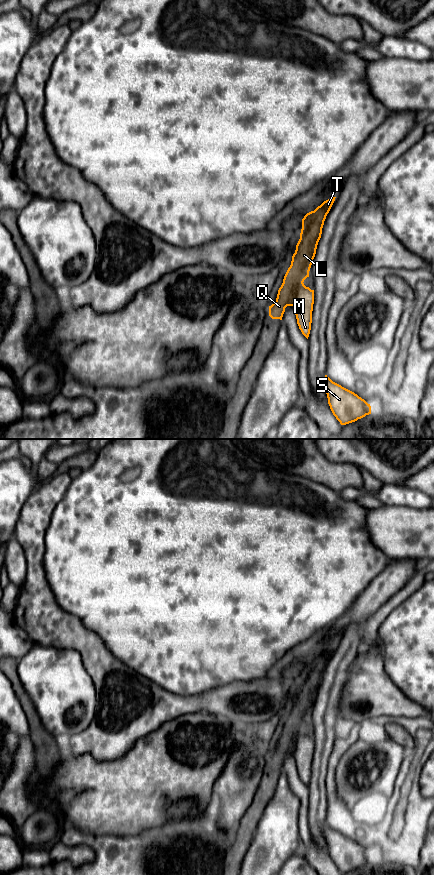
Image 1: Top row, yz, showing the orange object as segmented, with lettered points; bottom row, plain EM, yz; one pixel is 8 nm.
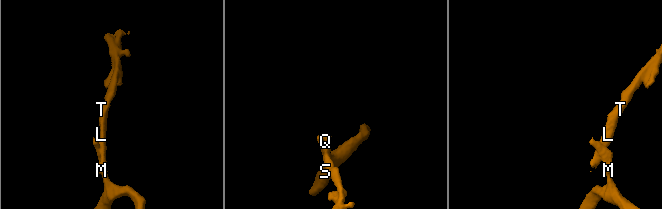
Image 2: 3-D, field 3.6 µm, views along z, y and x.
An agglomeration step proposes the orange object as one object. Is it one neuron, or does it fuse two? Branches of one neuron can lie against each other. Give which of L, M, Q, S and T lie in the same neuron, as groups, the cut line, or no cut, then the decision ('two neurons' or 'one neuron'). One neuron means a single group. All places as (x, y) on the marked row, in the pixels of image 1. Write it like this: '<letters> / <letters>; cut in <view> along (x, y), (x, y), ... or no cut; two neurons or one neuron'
L Q T / M S; cut in yz along (302, 282), (294, 287), (292, 305); two neurons

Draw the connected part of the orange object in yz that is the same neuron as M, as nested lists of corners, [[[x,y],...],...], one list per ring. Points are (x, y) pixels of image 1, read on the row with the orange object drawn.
[[[300,283],[294,286],[293,295],[293,307],[297,319],[297,324],[302,334],[308,339],[312,323],[314,290],[306,287],[304,283]]]

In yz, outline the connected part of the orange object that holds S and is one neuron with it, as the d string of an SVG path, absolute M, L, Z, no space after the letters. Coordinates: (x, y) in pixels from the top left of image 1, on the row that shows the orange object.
M327 375L323 379L323 386L330 409L341 425L355 422L371 414L370 404L354 392L333 382Z

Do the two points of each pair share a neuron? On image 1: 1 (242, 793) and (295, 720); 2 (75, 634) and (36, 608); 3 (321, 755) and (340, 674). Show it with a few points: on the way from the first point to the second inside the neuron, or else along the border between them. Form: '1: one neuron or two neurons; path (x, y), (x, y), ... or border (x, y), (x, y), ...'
1: two neurons; border (269, 754), (269, 762), (260, 779)
2: one neuron; path (65, 631), (56, 628), (46, 618)
3: one neuron; path (323, 735), (323, 716), (328, 694)

